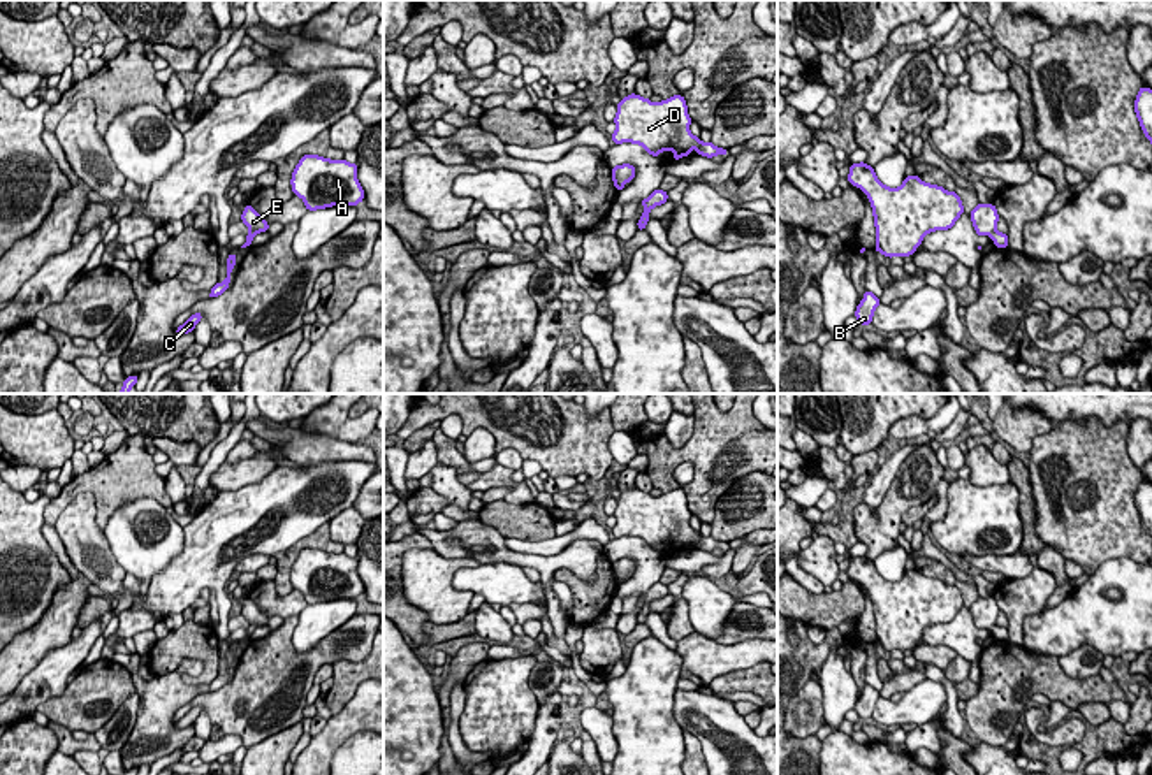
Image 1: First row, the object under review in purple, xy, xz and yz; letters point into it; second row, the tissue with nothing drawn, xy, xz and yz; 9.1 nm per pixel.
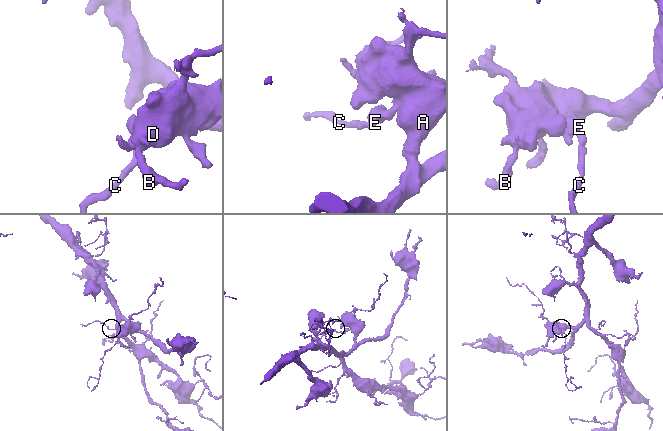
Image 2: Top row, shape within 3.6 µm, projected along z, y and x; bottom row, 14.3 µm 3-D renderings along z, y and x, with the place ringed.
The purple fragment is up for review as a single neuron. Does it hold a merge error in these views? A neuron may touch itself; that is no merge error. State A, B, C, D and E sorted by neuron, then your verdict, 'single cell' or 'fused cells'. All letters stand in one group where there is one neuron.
A B C D E; single cell

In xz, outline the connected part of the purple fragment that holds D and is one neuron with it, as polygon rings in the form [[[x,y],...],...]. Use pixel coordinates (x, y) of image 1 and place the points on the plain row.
[[[631,487],[617,497],[614,511],[614,538],[640,538],[649,548],[660,550],[661,545],[674,545],[674,555],[691,548],[695,541],[700,550],[728,550],[728,543],[712,536],[702,536],[689,525],[691,511],[682,489],[653,497],[649,492]]]

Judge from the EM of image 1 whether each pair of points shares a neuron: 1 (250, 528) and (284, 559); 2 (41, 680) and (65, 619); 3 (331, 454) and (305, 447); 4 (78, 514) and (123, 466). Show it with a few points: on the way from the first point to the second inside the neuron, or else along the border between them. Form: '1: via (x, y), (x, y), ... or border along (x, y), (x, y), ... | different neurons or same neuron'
1: border along (313, 533), (275, 556) | different neurons
2: border along (72, 638), (64, 645), (53, 647), (23, 677) | different neurons
3: via (324, 449), (312, 449) | same neuron
4: border along (58, 514), (78, 494), (90, 492), (102, 531) | different neurons

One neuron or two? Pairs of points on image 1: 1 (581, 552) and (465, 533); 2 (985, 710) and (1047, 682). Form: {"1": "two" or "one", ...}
{"1": "one", "2": "one"}

